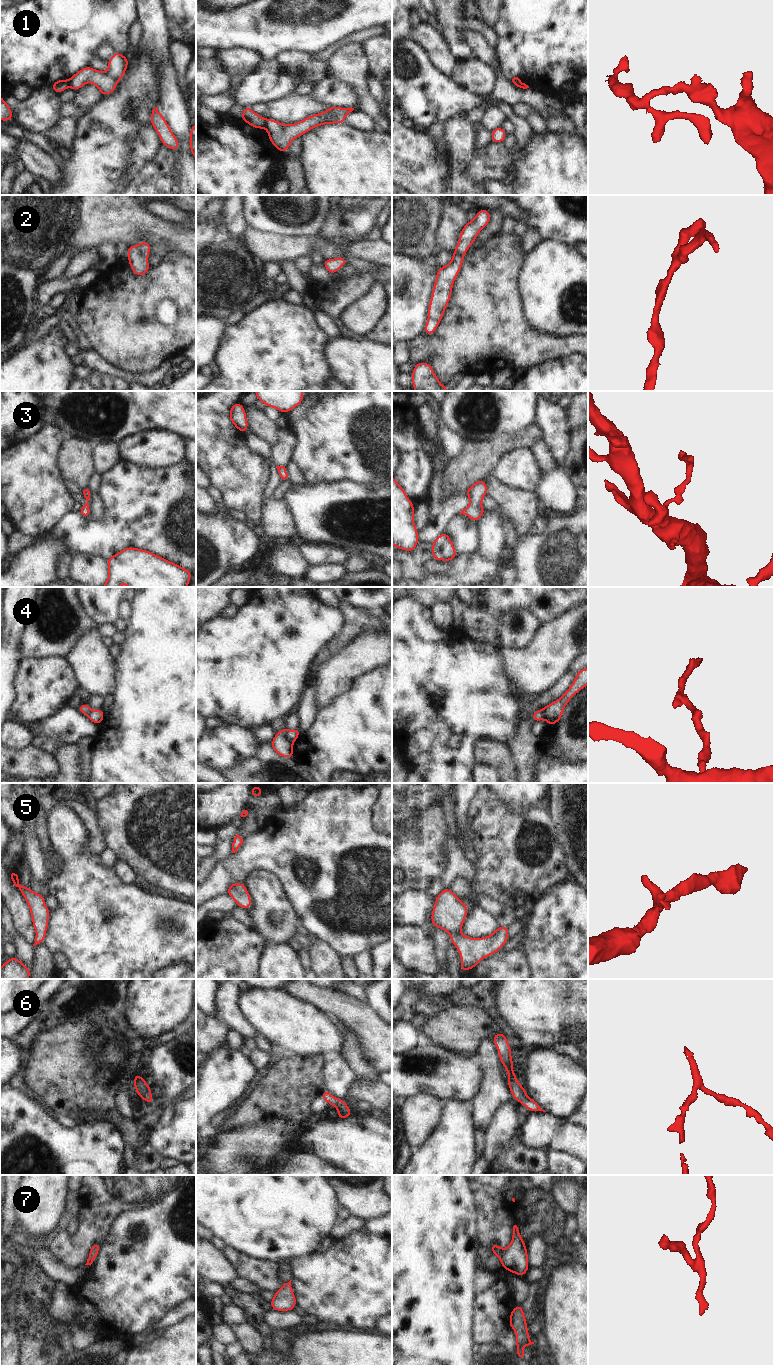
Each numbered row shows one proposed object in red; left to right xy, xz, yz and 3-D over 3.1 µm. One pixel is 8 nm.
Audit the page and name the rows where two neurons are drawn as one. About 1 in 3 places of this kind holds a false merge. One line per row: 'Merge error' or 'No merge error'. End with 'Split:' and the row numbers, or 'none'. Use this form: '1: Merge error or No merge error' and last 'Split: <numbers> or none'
1: Merge error
2: No merge error
3: No merge error
4: Merge error
5: No merge error
6: No merge error
7: No merge error
Split: 1, 4

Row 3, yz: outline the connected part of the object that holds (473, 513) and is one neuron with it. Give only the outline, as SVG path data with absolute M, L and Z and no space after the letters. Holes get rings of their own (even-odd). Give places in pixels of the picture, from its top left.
M484 479L472 484L466 490L466 495L470 500L470 504L463 509L460 514L466 515L472 521L477 522L486 511L482 507L482 500L487 493L488 487Z

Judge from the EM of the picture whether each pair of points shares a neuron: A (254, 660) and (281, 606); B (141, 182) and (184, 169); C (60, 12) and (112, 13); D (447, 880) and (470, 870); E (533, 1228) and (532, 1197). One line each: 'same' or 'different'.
A: same
B: different
C: same
D: same
E: same

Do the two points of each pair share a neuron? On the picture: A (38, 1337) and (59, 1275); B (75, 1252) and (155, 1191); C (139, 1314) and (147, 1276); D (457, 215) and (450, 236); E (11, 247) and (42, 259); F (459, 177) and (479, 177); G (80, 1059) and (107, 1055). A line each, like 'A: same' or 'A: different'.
A: different
B: same
C: same
D: same
E: same
F: different
G: different

